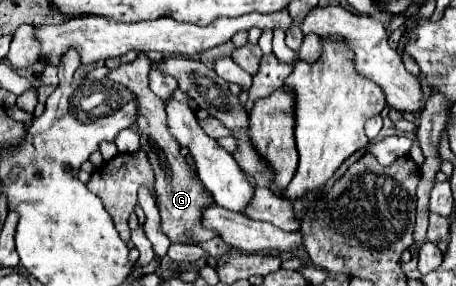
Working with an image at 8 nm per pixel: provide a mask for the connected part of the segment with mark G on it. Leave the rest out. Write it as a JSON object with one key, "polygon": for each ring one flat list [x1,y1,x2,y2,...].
{"polygon":[[142,52,142,54,138,54,138,58,134,62,122,64,120,68,112,70,108,74,108,80,126,86,128,90,132,90,132,94,136,94,136,98,140,98,140,114,136,116,134,126,136,126,136,132,140,136,140,150,144,150,148,154,148,160,152,162,152,170,154,170,154,178,156,178,154,180,156,206,160,210,160,228,174,244,210,240,216,234,212,230,202,228,200,216,202,216,202,210,208,204,212,204,214,200,208,194,204,194,204,190,200,188,200,184,192,176,190,166,180,156,180,146,170,136,168,128,166,128,166,110,164,110,166,104,160,98,156,98,152,94,152,90,148,88,148,72,150,72,150,60]]}

